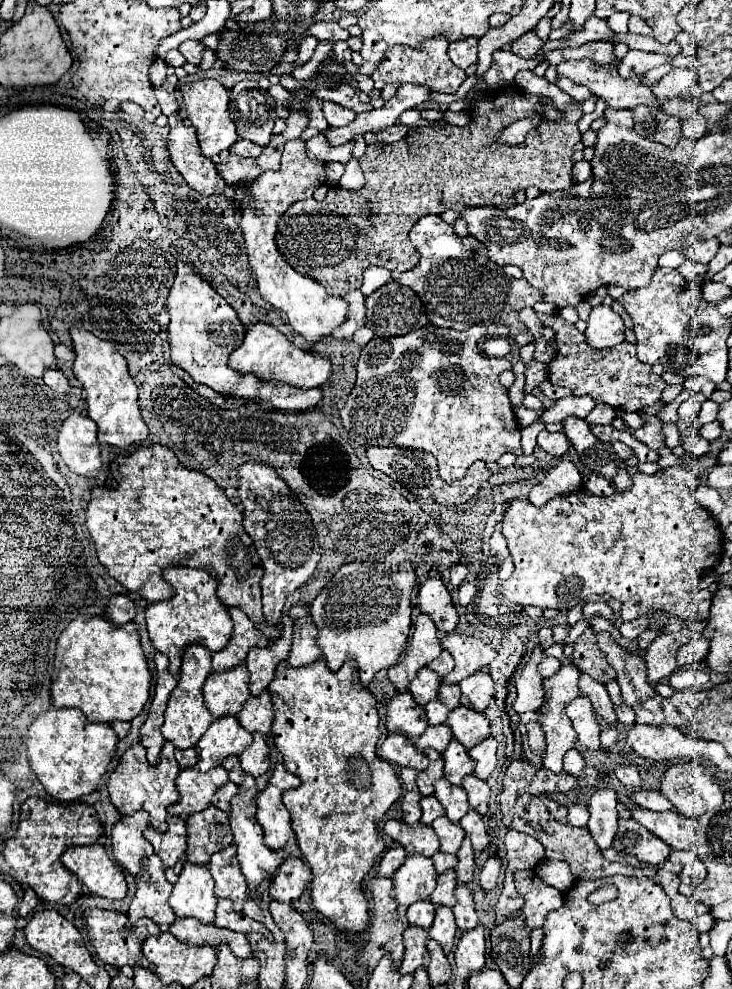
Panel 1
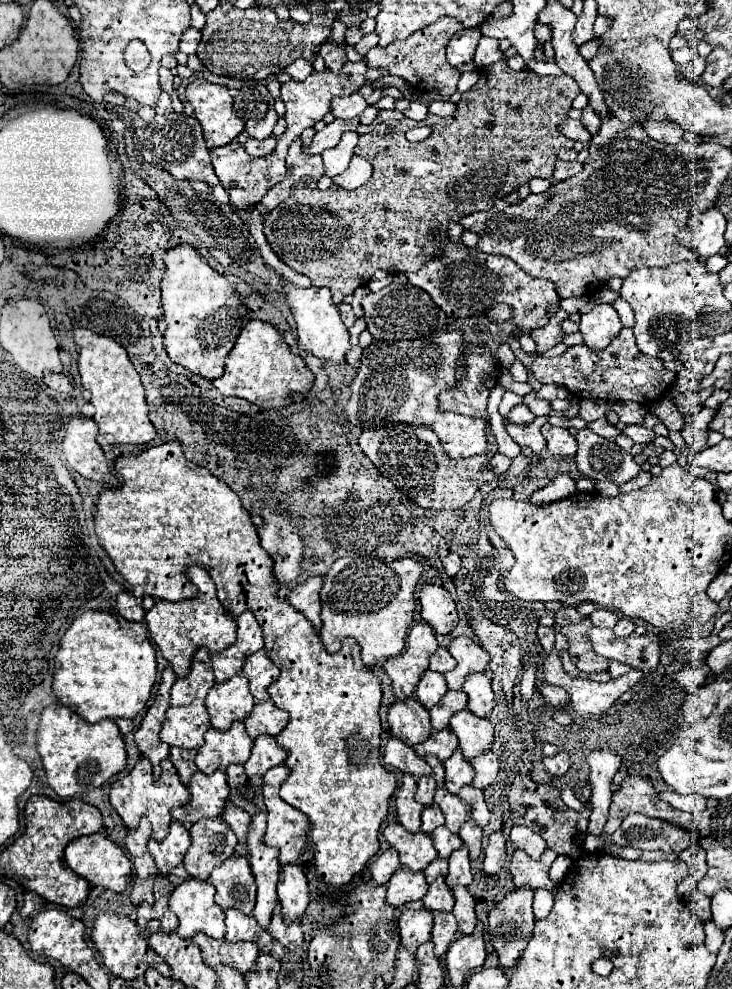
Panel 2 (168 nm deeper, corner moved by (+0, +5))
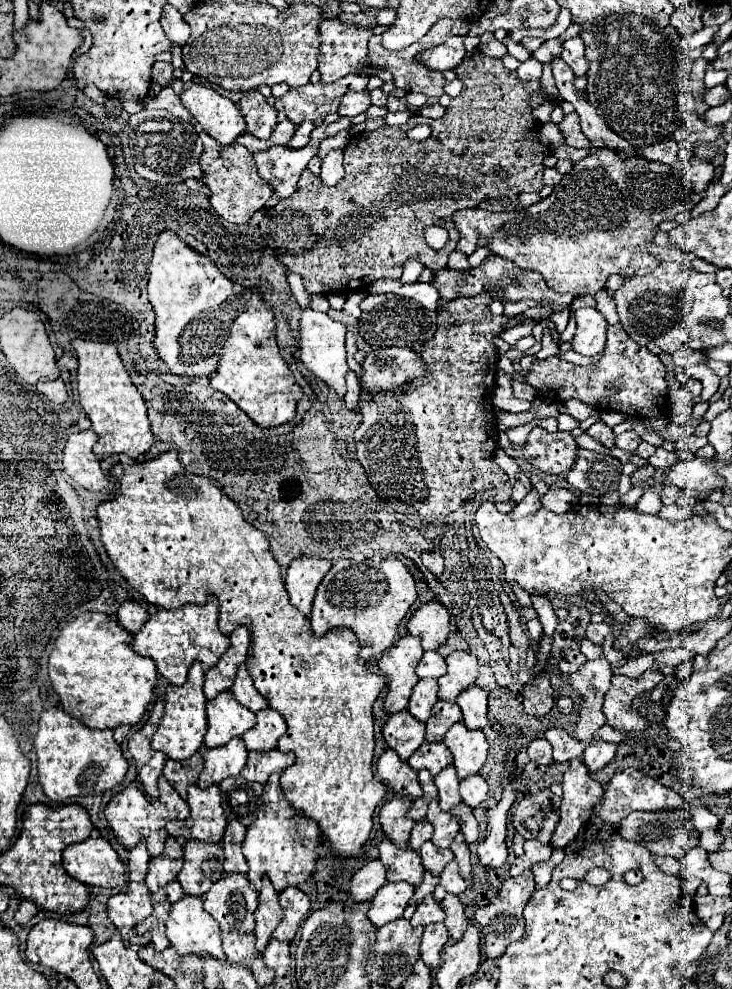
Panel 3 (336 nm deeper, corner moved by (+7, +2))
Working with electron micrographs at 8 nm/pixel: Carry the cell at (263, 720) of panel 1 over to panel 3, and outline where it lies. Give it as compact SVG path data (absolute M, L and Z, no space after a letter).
M264 709L258 711L258 723L254 729L244 733L244 743L248 751L272 751L278 745L278 739L286 731L286 721L274 711L274 709Z

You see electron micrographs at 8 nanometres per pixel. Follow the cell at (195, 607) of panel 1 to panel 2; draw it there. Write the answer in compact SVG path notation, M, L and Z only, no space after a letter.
M189 566L187 578L197 588L195 598L189 598L183 602L157 600L155 606L145 614L149 638L159 646L163 658L171 662L173 672L179 678L189 672L191 658L197 652L197 648L205 646L205 648L209 648L211 654L225 650L227 646L231 646L235 642L235 630L237 630L235 618L229 616L229 612L217 600L217 590L215 590L215 584L213 584L209 572L203 570L201 566Z

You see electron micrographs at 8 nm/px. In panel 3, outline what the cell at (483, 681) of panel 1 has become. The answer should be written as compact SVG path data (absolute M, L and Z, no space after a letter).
M472 685L468 687L466 691L462 691L456 699L456 703L460 705L462 709L462 723L468 727L468 729L484 729L488 725L488 719L486 719L486 711L488 711L488 695L484 689Z

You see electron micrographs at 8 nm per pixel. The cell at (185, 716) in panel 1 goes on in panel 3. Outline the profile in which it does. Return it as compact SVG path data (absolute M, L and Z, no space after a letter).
M194 663L190 667L188 679L184 685L168 685L166 687L166 697L164 697L164 717L160 721L160 727L154 733L152 739L152 749L162 751L168 759L182 761L192 757L202 745L204 745L204 735L206 735L206 697L202 691L204 683L204 667L200 663Z

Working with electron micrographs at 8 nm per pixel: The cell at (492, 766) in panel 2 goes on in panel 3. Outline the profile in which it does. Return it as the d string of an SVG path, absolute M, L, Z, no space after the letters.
M472 775L460 783L460 795L462 795L462 803L474 809L486 799L488 783L480 775Z

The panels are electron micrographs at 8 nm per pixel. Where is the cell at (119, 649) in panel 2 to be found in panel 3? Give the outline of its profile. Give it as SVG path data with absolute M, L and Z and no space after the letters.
M84 613L70 621L54 643L48 669L52 687L62 687L62 709L90 729L136 725L154 697L158 671L152 659L132 651L132 635L104 613Z

